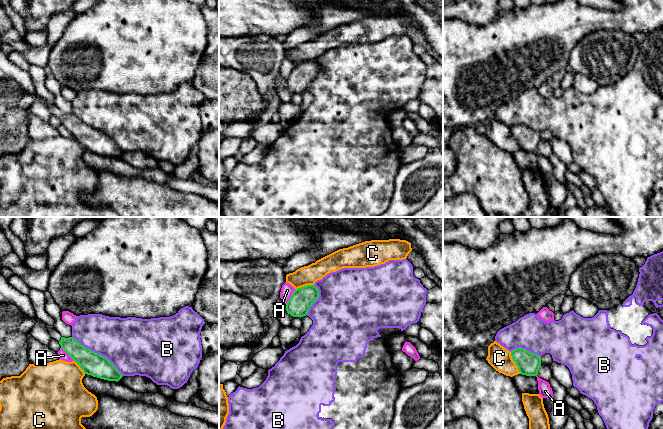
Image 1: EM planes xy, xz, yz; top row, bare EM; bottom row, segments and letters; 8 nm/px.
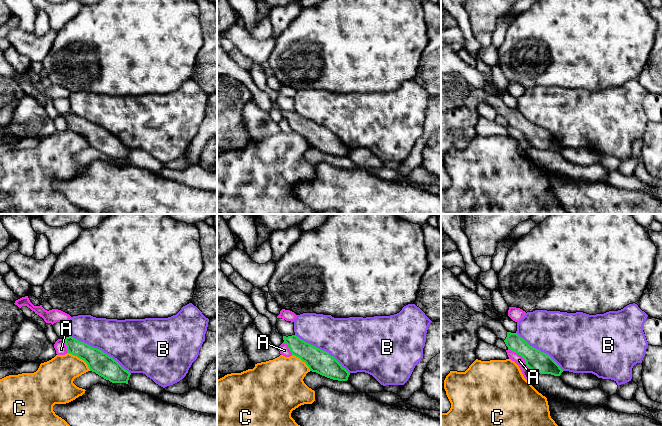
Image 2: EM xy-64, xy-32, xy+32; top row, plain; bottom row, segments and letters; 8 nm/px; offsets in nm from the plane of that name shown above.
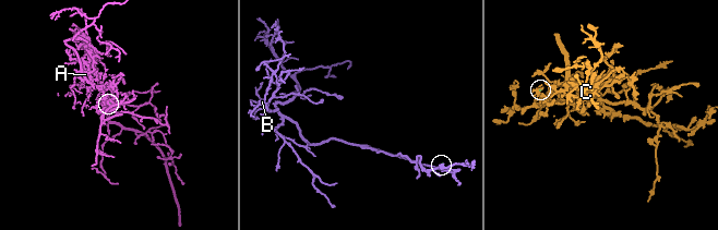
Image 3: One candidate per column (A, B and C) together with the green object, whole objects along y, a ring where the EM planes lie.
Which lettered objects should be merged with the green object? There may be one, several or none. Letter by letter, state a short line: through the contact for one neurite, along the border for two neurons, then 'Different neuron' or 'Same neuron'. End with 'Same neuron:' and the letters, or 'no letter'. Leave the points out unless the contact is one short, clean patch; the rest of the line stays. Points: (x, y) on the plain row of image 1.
A: Line: xz (295, 65), (285, 79). Different neuron
B: Different neuron
C: Different neuron
Same neuron: no letter

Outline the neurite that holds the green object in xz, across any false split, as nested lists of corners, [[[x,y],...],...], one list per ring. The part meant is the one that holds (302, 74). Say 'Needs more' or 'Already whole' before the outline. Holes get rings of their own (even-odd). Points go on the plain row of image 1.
Already whole. [[[314,61],[295,65],[286,79],[286,87],[293,93],[306,92],[312,80],[319,74],[319,66]]]

